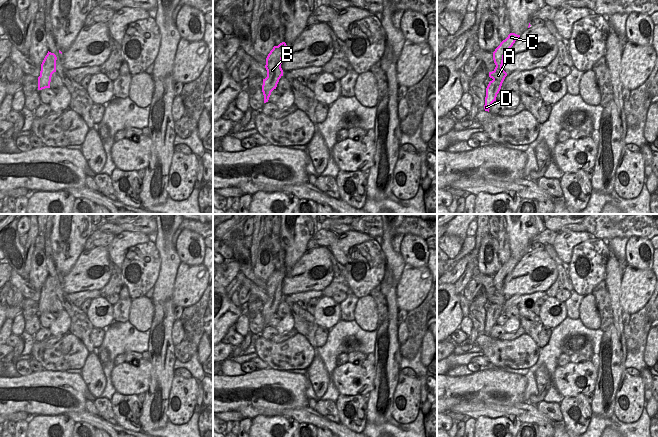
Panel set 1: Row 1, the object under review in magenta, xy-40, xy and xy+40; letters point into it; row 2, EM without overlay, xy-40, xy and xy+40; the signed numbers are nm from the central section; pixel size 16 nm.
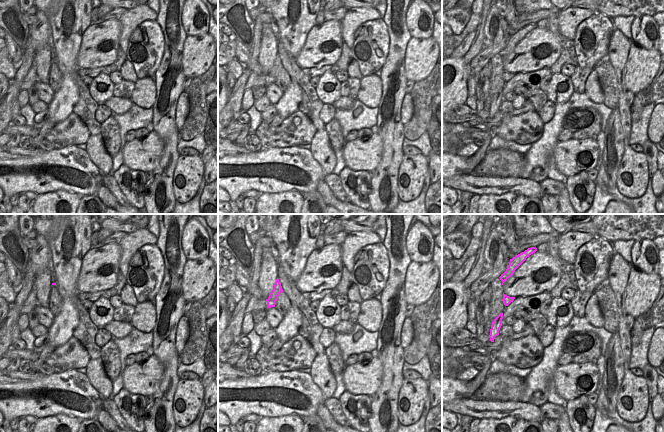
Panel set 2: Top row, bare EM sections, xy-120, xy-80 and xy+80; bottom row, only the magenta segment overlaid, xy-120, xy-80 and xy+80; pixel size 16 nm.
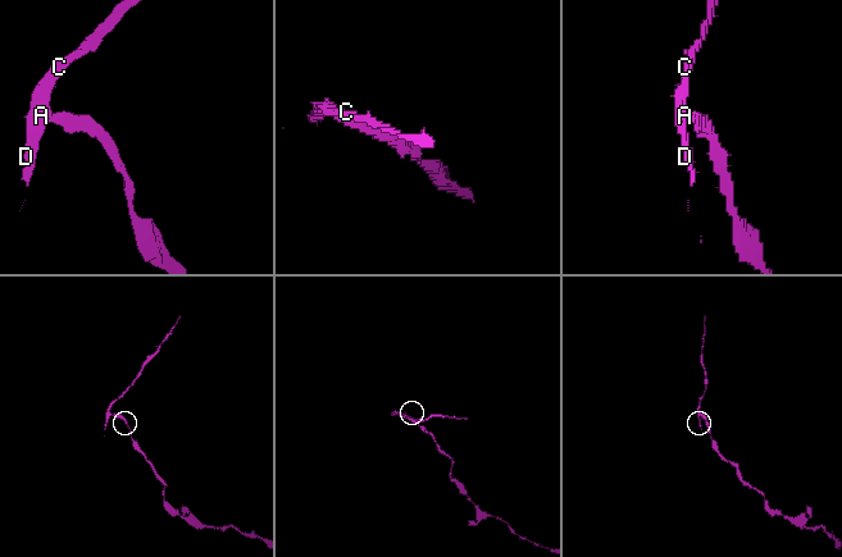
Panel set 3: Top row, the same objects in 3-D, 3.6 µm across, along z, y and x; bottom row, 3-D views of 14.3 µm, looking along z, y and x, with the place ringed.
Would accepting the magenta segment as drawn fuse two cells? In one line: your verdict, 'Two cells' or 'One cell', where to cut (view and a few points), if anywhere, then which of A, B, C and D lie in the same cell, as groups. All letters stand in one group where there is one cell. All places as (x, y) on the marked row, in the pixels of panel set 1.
Two cells. Split along xy+40 (495, 67), (505, 73). Groups: A / B C D

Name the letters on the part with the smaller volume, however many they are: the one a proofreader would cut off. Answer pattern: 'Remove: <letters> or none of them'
Remove: B, C, D

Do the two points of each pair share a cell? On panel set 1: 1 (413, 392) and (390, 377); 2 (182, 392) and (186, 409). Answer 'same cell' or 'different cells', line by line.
1: different cells
2: same cell

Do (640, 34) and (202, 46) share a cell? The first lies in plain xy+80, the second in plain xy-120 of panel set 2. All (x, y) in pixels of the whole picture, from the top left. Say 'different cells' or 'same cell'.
different cells

